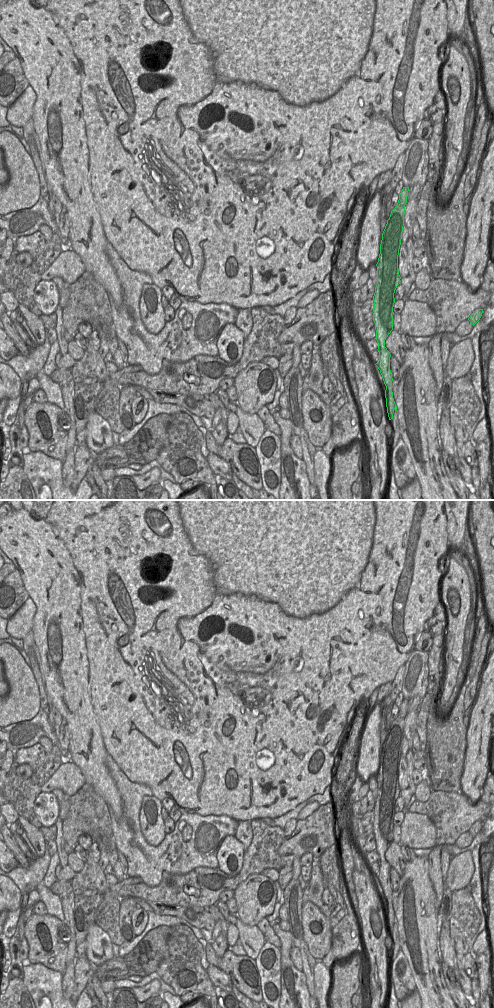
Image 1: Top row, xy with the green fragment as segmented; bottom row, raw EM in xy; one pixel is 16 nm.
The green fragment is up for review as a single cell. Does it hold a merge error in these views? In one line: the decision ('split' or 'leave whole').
split

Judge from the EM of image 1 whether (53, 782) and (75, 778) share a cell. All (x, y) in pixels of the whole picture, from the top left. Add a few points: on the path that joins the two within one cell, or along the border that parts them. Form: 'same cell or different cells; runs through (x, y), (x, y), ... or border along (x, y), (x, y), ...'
same cell; runs through (58, 780), (70, 778)

